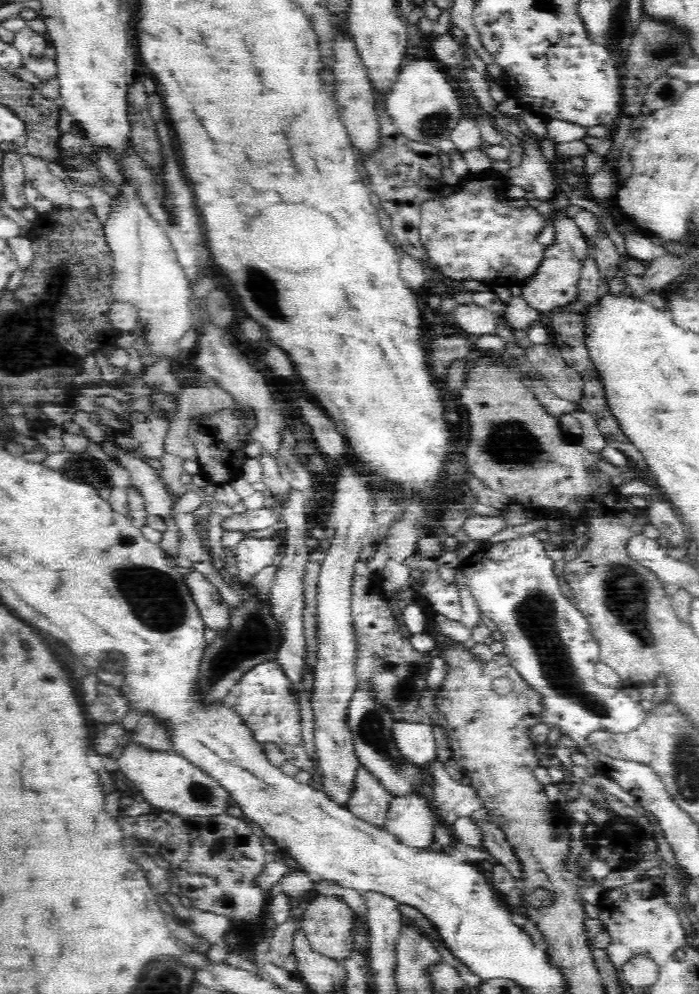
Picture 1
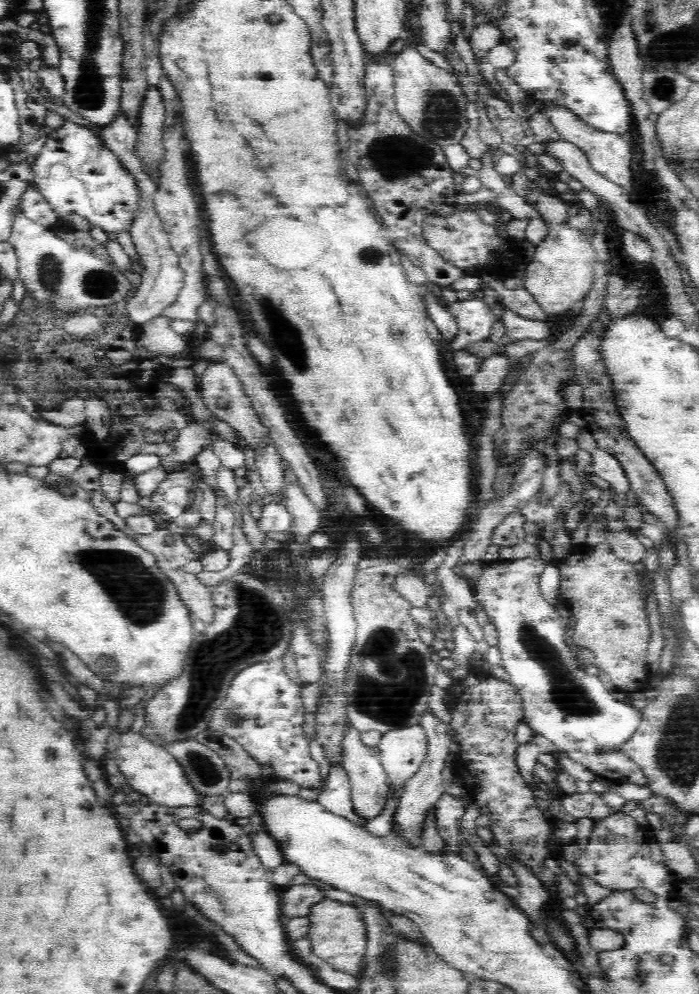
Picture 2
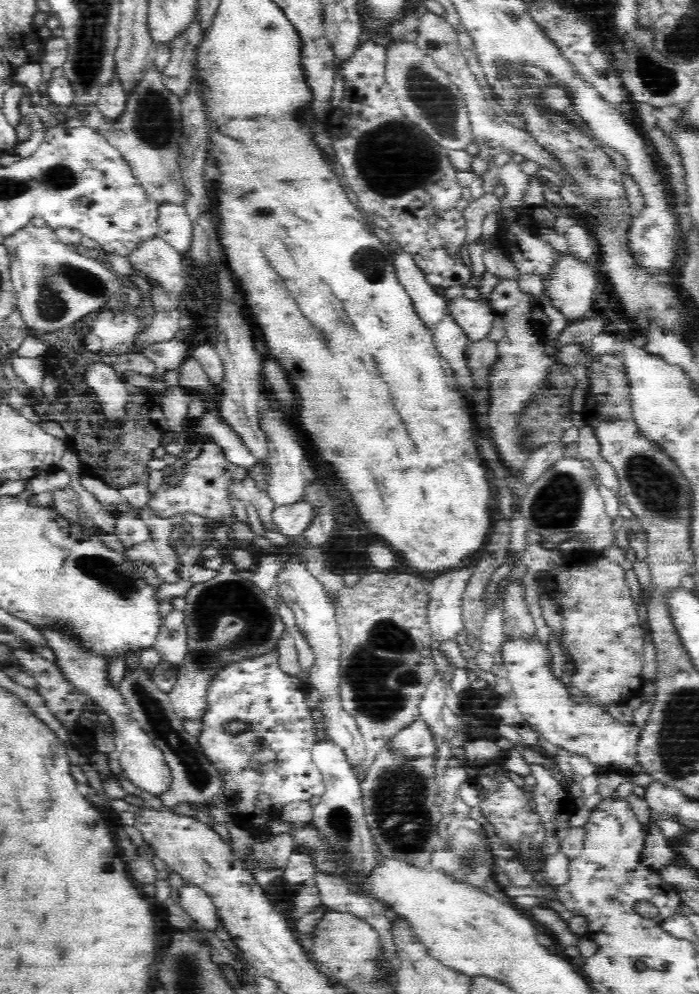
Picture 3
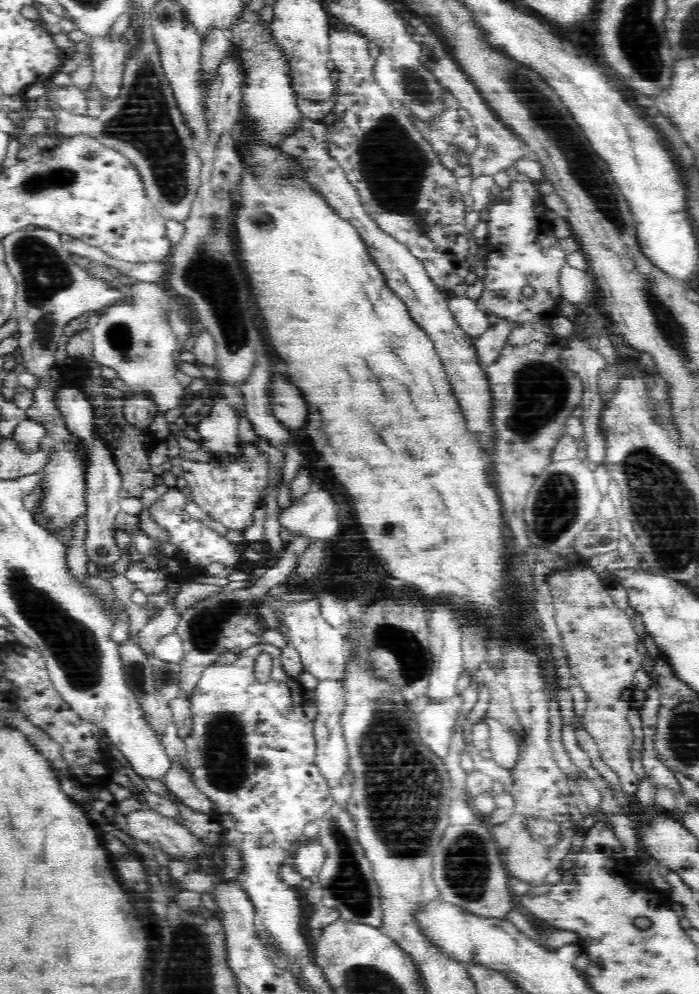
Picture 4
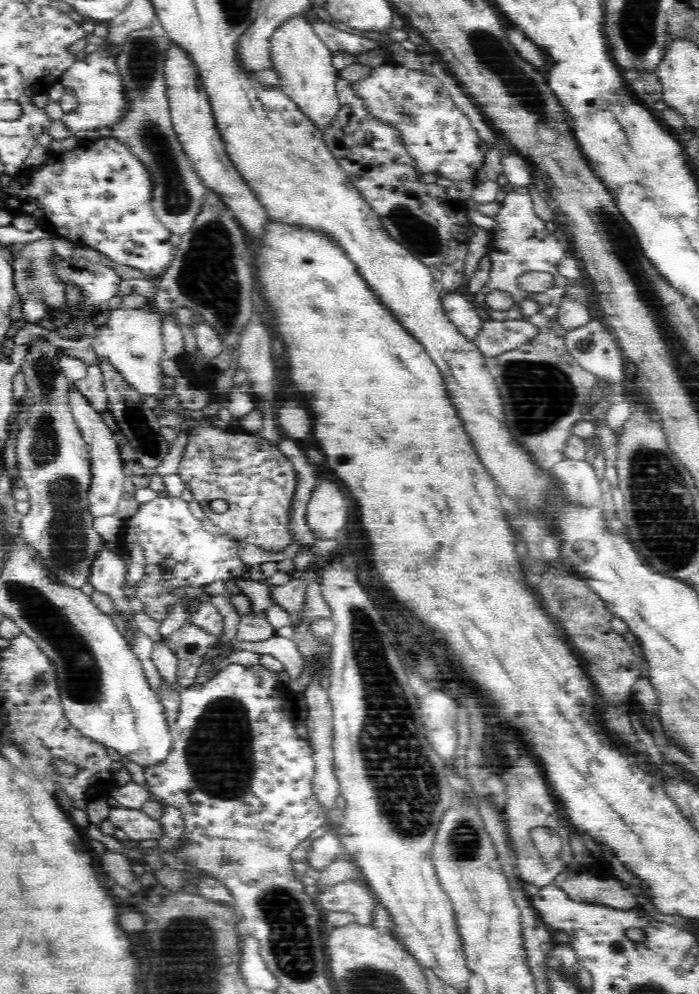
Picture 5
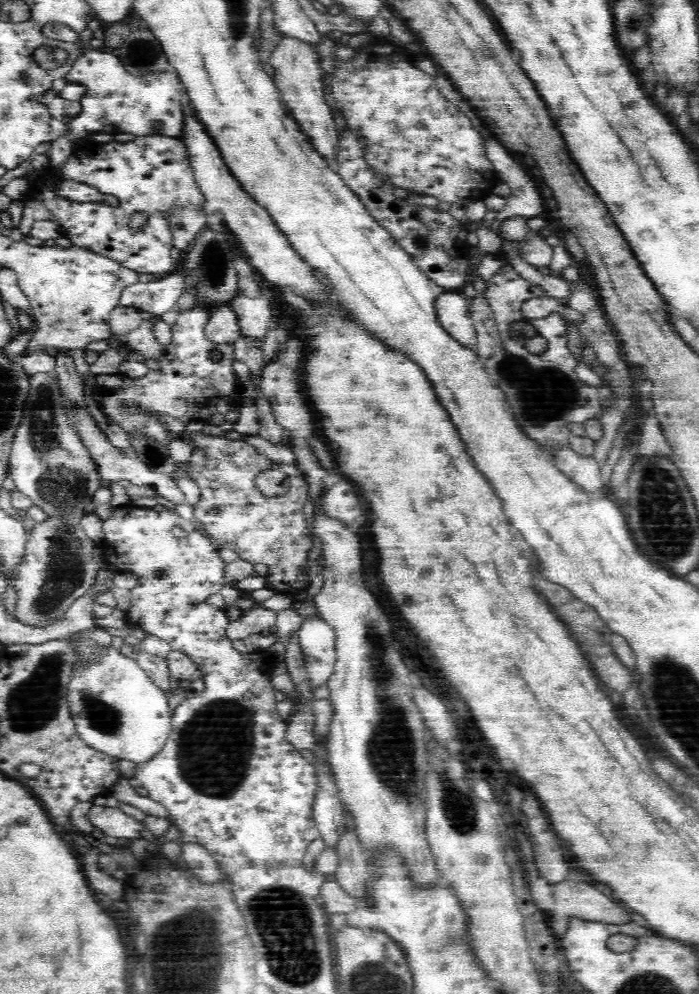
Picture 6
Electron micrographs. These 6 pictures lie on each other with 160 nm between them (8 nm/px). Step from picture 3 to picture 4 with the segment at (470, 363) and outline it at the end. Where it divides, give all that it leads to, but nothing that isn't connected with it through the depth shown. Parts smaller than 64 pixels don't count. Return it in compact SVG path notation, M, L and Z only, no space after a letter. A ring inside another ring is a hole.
M500 319L484 334L473 338L476 358L480 366L485 367L495 362L501 350L506 345L506 338L510 334L510 321Z

